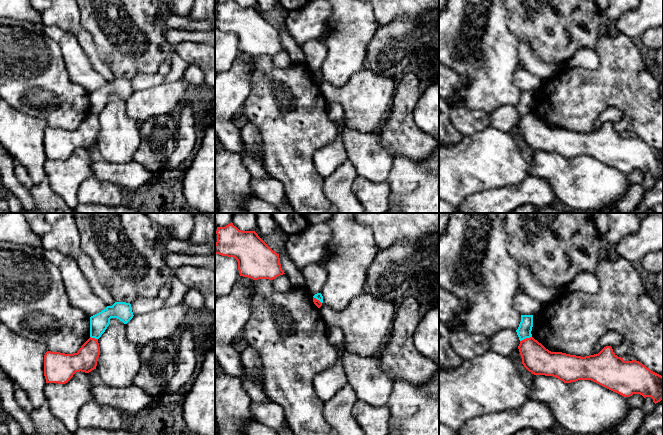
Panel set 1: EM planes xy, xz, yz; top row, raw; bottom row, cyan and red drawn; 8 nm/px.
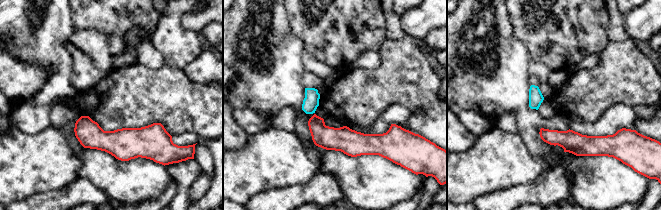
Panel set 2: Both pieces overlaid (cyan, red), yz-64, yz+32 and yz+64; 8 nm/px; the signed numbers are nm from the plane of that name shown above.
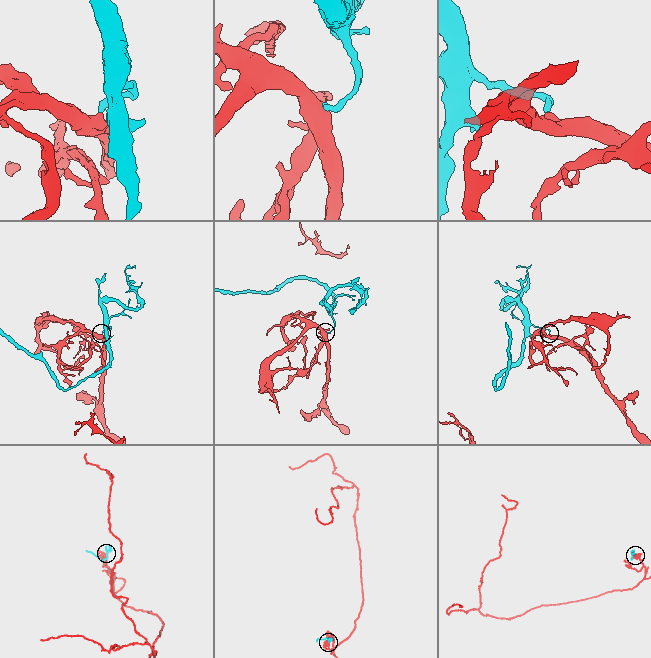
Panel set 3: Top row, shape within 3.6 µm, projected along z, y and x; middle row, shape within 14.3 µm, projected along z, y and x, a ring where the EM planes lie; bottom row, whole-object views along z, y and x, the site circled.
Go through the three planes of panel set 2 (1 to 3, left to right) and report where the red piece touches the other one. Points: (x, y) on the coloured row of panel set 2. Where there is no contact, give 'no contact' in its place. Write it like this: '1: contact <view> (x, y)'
1: no contact
2: no contact
3: no contact

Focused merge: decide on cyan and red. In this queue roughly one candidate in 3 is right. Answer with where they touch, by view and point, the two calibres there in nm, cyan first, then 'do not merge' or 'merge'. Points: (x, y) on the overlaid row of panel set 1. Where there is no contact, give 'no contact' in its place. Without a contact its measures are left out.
contact yz (525, 338); calibres 110 and 240 nm; do not merge

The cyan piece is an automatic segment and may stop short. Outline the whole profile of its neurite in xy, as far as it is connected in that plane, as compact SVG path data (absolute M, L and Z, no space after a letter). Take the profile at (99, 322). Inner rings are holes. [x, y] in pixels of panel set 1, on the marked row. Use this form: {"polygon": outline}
{"polygon": "M115 302L112 306L107 306L101 312L90 317L90 337L99 339L109 326L111 318L117 318L127 324L133 316L130 303Z"}

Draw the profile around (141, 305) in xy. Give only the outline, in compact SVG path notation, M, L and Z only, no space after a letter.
M159 295L154 298L138 297L131 303L133 315L144 314L164 306L165 300Z

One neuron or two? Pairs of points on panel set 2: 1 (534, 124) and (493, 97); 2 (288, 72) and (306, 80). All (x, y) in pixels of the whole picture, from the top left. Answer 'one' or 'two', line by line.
1: one
2: two

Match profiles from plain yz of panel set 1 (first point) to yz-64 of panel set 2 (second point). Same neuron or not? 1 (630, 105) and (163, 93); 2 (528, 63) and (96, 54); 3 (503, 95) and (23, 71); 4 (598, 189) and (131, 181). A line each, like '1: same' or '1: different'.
1: same
2: same
3: different
4: same

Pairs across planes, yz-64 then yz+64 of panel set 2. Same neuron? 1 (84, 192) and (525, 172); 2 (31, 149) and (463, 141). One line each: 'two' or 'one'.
1: two
2: two

